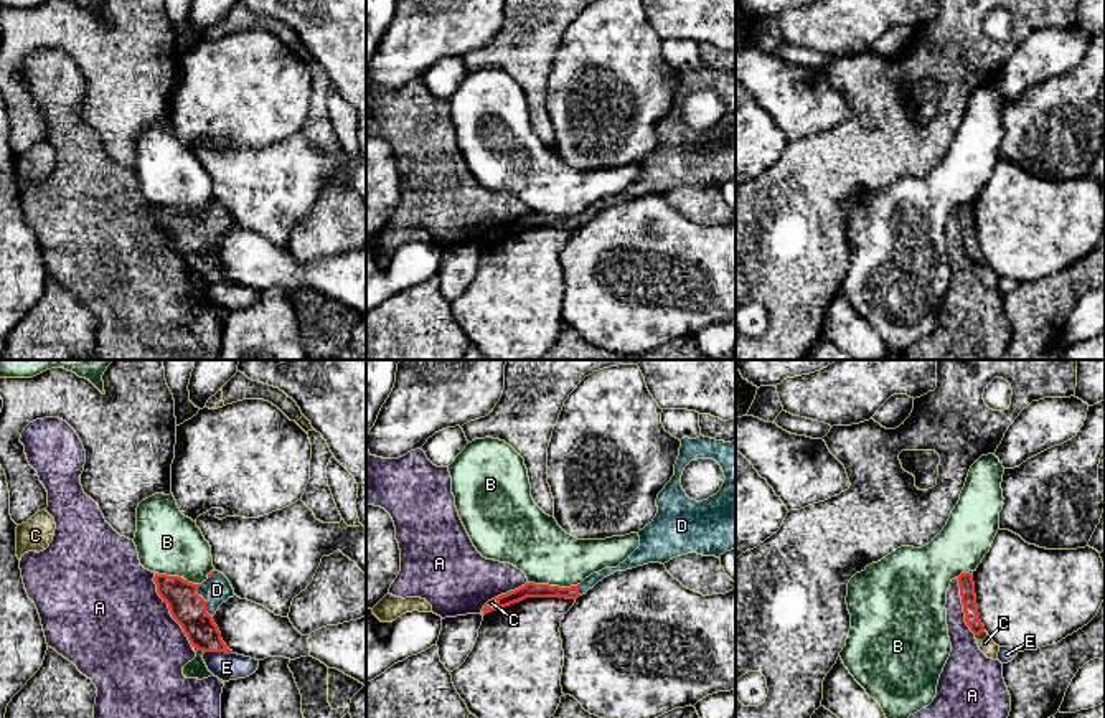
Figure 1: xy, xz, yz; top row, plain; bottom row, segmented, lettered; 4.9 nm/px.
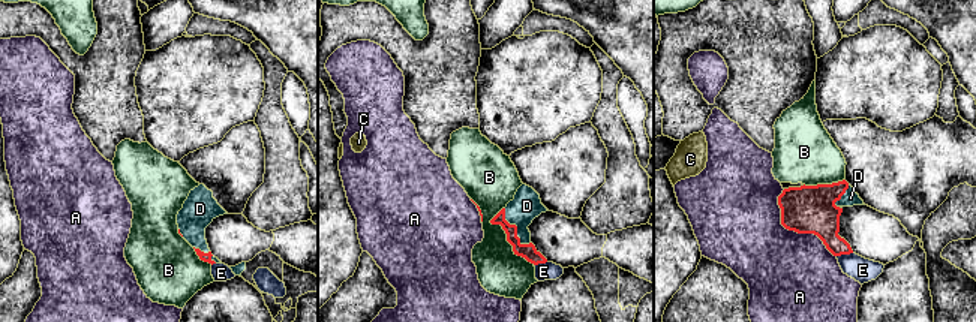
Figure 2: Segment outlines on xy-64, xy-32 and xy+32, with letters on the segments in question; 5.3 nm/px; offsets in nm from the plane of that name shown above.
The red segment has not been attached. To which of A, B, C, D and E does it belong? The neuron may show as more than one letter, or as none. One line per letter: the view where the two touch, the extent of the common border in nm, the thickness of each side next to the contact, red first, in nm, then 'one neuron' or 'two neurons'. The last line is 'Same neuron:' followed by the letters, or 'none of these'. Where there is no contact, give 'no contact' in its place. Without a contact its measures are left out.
A: xy | 400 nm | 170/480 nm | two neurons
B: xz | 260 nm | 80/300 nm | two neurons
C: yz | 60 nm | 80/80 nm | one neuron
D: xy | 180 nm | 170/140 nm | one neuron
E: xy | 140 nm | 170/130 nm | two neurons
Same neuron: C, D

